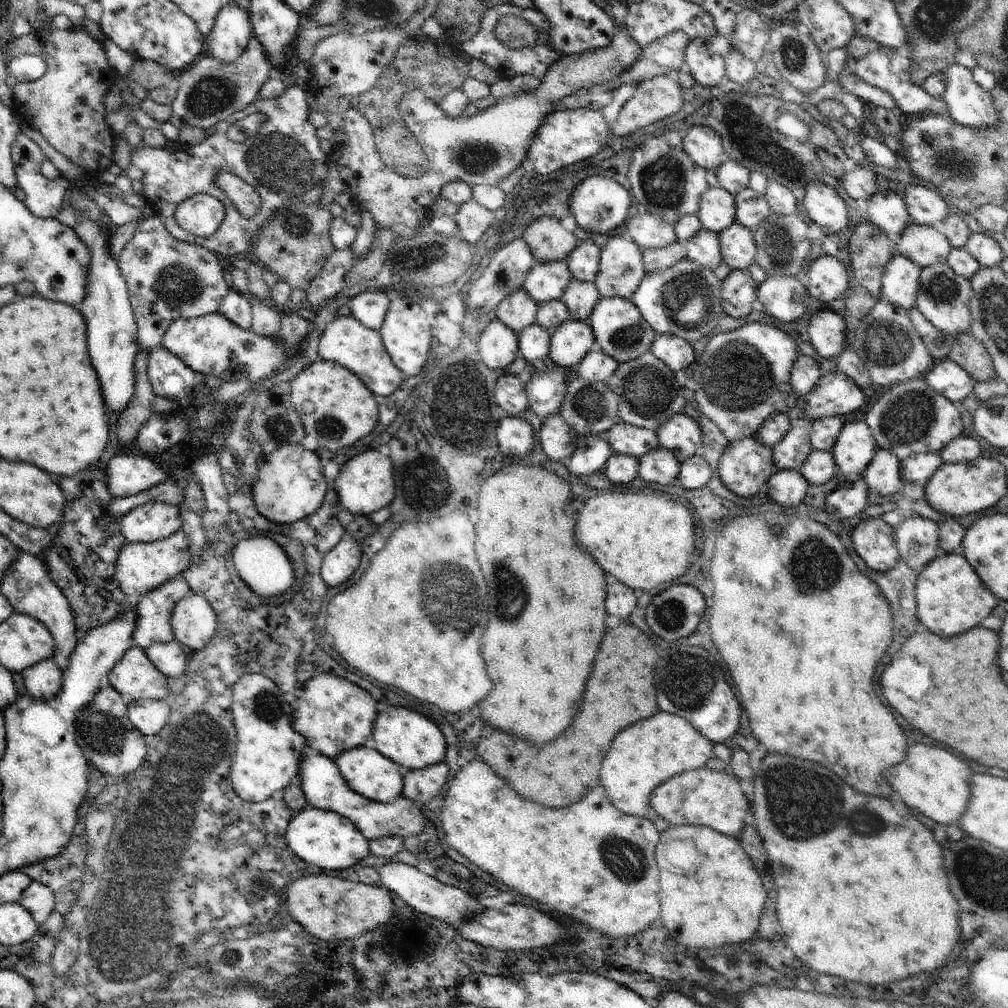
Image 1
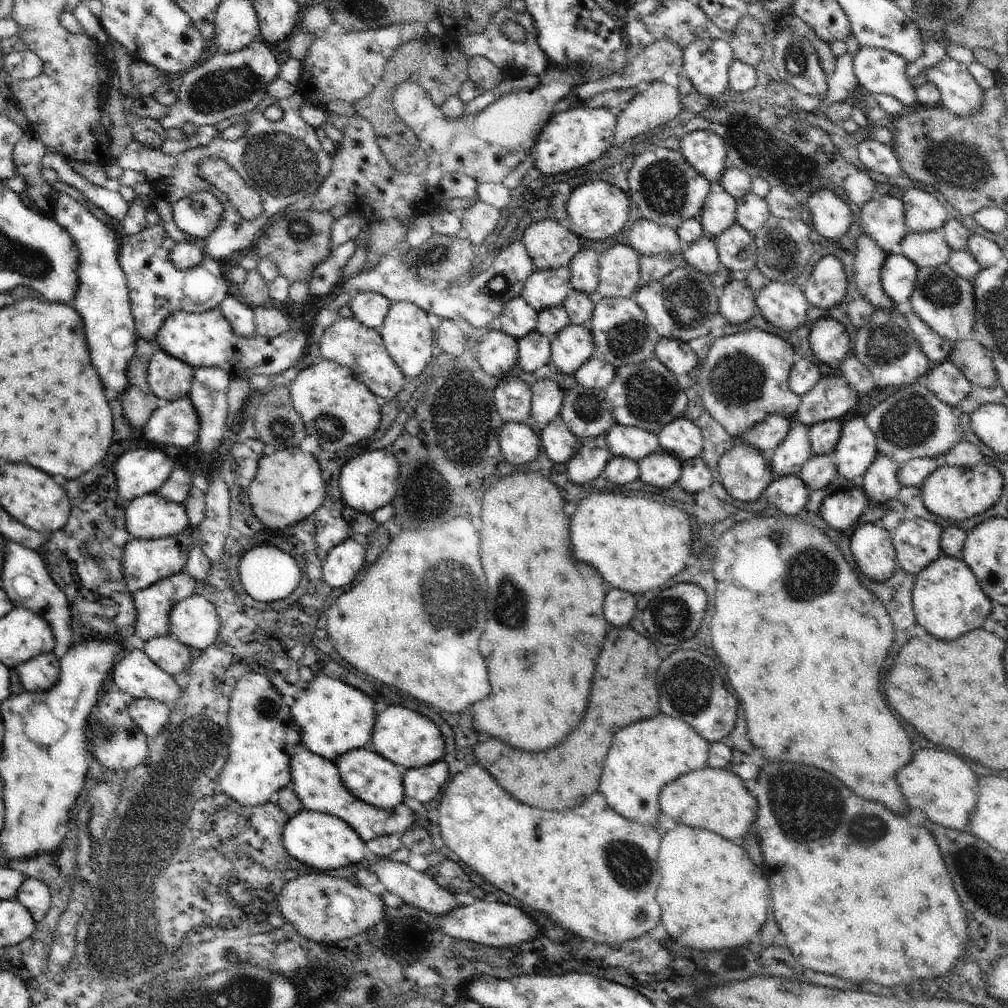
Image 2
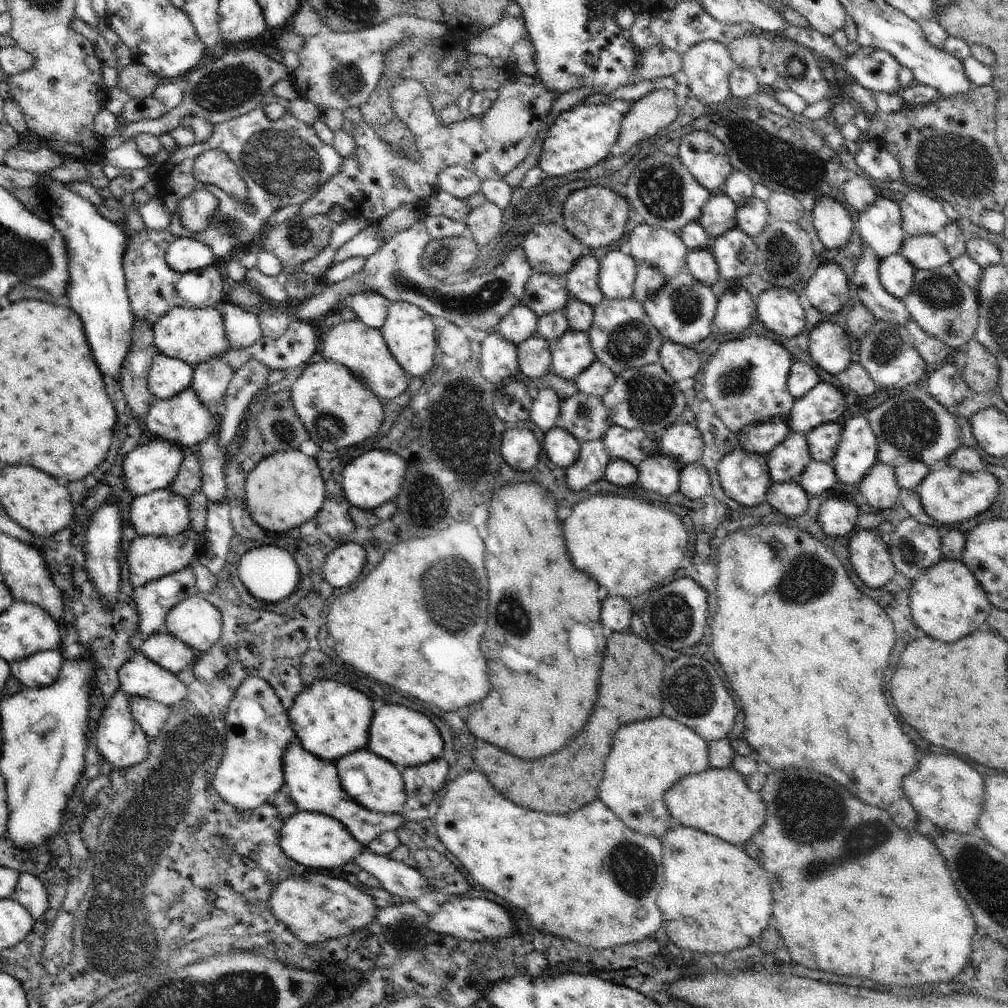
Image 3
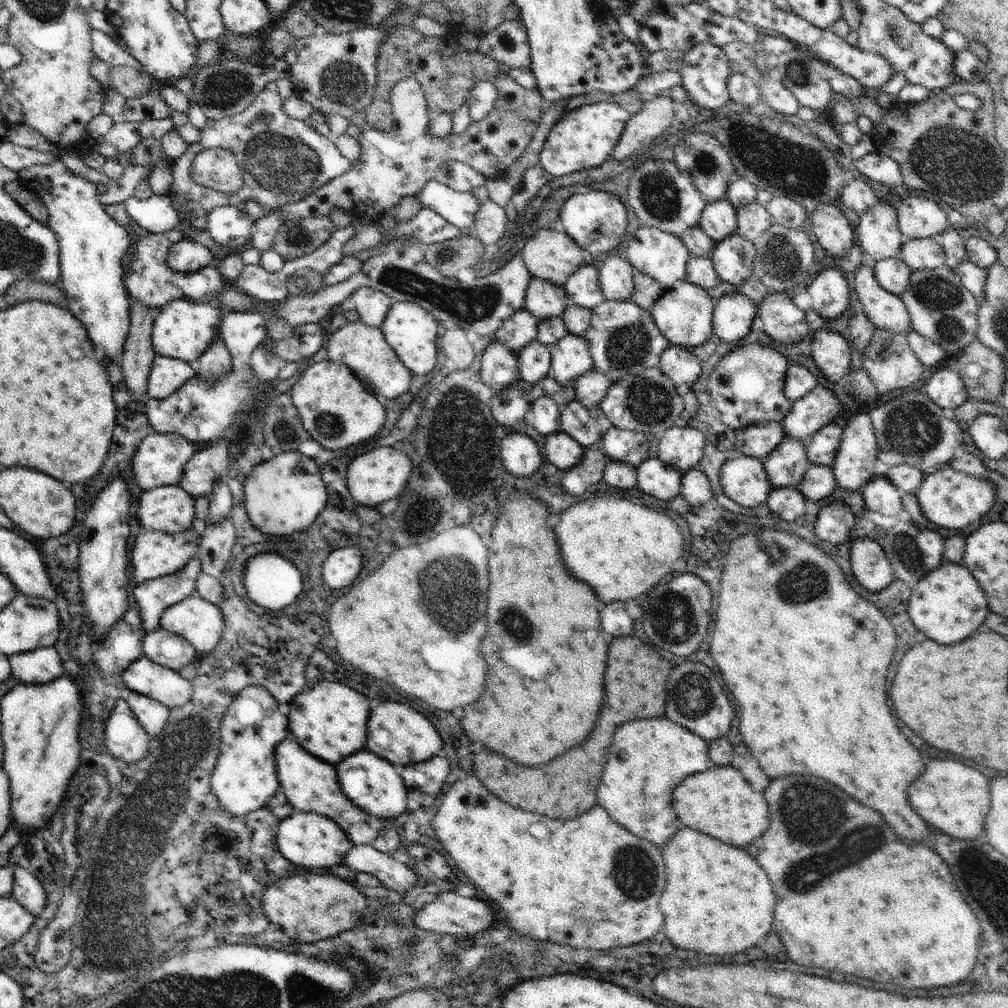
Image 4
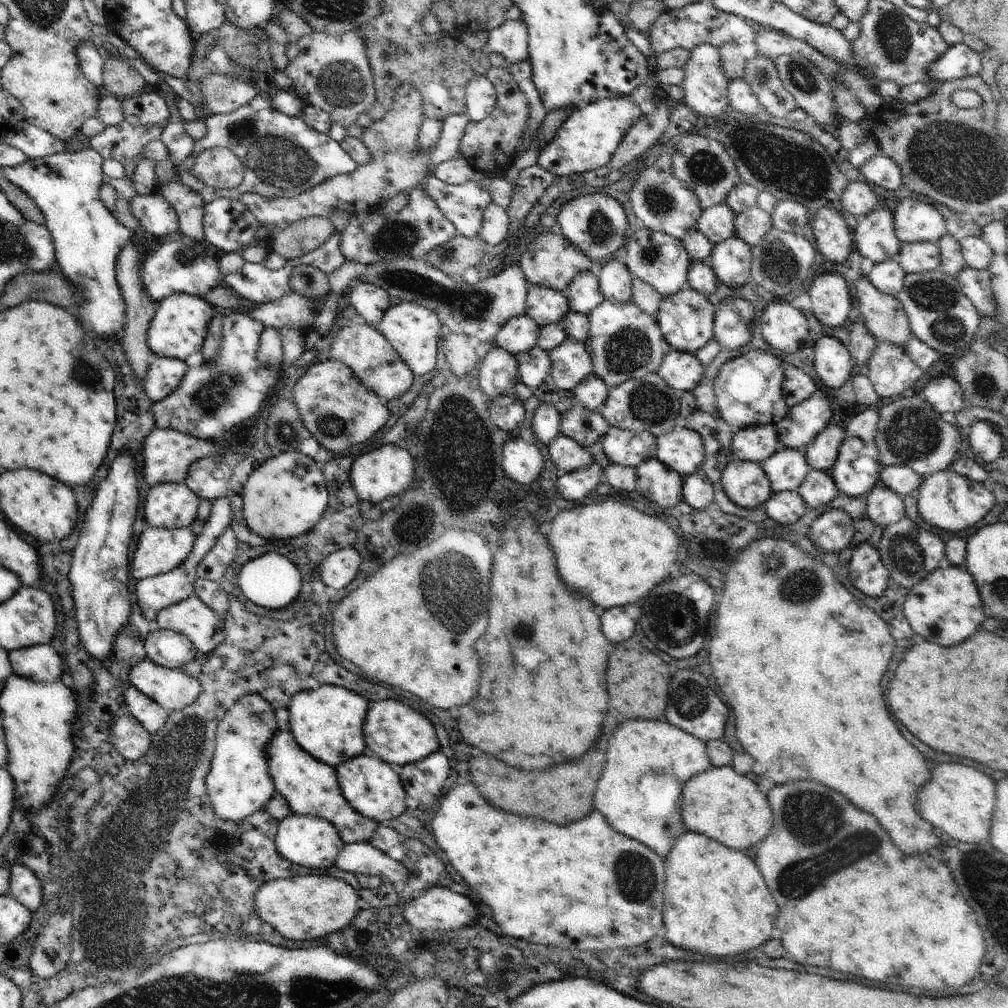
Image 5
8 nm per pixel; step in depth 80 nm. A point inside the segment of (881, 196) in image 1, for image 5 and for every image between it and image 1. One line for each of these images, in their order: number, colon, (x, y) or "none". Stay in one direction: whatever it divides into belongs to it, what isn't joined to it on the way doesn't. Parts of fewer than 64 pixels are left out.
2: (883, 217)
3: (880, 224)
4: (878, 232)
5: (875, 236)

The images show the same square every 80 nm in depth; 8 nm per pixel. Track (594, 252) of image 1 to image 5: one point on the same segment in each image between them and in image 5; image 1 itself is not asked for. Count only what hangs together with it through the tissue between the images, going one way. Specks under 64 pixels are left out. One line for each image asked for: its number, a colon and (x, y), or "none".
2: (584, 267)
3: (582, 281)
4: (582, 287)
5: (583, 292)

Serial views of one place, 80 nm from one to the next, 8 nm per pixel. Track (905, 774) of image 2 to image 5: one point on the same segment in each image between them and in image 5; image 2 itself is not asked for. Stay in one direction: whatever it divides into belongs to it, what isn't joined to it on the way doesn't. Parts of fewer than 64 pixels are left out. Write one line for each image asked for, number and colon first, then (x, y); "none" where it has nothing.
3: (947, 790)
4: (951, 796)
5: (961, 800)

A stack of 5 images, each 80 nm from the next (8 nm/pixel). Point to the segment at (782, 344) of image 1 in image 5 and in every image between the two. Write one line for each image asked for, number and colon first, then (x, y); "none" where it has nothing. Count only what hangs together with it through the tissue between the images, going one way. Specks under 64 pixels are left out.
2: (744, 378)
3: (745, 381)
4: (747, 386)
5: (749, 389)

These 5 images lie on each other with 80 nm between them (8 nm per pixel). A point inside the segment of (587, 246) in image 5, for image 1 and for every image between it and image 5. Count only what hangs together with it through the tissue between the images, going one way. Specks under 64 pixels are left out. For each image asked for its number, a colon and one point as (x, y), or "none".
1: (599, 204)
2: (597, 210)
3: (596, 215)
4: (596, 220)

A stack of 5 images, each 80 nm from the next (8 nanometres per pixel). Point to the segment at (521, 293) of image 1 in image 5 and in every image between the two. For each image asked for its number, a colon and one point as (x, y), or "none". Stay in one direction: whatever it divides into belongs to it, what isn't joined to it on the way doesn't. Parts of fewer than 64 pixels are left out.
2: (518, 318)
3: (520, 323)
4: (516, 332)
5: (520, 333)

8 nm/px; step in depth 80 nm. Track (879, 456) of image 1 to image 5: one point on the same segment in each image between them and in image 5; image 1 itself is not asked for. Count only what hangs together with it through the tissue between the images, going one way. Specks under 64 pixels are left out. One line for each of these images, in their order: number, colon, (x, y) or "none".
2: (880, 482)
3: (880, 488)
4: (881, 495)
5: (884, 506)

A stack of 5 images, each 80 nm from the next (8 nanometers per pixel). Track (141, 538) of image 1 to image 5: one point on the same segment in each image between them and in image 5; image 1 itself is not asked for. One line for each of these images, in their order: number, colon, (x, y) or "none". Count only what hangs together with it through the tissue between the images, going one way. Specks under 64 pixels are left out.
2: (147, 517)
3: (161, 513)
4: (170, 509)
5: (168, 505)

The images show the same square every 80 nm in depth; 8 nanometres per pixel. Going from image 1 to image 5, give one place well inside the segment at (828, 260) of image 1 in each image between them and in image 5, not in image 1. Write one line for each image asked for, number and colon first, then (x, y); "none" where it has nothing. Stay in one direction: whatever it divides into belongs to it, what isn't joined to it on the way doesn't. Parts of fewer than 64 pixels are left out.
2: (827, 284)
3: (827, 290)
4: (829, 291)
5: (831, 301)

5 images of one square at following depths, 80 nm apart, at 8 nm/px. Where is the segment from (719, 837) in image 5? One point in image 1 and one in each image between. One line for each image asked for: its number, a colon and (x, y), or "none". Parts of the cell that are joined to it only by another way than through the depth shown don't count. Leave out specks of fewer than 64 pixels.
1: (703, 796)
2: (707, 798)
3: (717, 800)
4: (719, 802)

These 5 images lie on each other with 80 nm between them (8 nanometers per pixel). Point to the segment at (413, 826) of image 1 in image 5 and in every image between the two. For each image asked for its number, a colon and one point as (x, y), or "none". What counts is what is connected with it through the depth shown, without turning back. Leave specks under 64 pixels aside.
2: (316, 781)
3: (313, 783)
4: (311, 785)
5: (311, 787)

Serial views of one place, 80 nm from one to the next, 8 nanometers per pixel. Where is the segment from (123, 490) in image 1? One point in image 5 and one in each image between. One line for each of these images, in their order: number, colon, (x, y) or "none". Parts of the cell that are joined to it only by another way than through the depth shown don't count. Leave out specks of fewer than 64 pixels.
2: (138, 472)
3: (153, 466)
4: (158, 462)
5: (167, 454)

